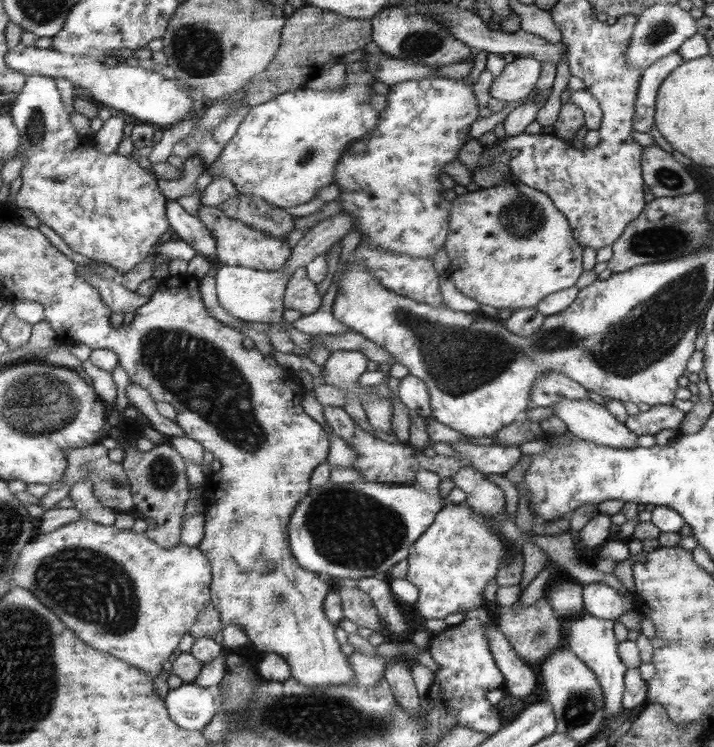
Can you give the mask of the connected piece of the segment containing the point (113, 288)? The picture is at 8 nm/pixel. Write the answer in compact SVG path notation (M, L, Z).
M94 273L83 278L83 282L90 283L99 291L102 302L109 307L111 313L129 314L129 312L134 312L138 306L149 300L149 296L140 296L123 288L121 282L116 283L113 280L105 280L97 277Z

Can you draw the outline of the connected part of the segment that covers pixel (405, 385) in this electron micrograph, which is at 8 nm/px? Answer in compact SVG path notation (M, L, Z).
M409 374L401 377L397 390L399 400L409 411L413 410L422 418L430 416L429 393L425 383L420 378Z

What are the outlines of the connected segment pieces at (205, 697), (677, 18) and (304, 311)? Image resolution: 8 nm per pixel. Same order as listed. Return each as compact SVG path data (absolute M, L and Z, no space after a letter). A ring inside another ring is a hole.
M182 683L165 695L167 711L179 728L200 731L210 725L217 713L217 697L214 690L197 683Z
M677 3L650 6L636 16L633 34L626 46L626 63L638 68L641 74L642 70L654 60L677 51L679 45L695 33L696 20L691 17L689 11L681 9Z
M305 266L295 269L287 281L283 295L283 308L297 310L301 315L308 315L320 307L321 296L306 275Z

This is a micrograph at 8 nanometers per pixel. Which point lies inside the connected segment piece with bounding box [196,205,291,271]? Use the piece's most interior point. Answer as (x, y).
(237, 244)

